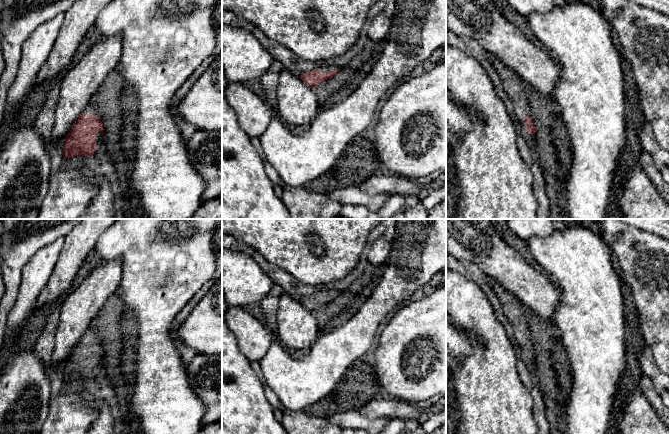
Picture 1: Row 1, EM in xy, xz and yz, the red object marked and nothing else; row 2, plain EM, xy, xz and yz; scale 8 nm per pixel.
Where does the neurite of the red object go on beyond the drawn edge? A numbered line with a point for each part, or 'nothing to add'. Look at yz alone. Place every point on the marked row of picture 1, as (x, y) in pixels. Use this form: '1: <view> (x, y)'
1: yz (513, 87)

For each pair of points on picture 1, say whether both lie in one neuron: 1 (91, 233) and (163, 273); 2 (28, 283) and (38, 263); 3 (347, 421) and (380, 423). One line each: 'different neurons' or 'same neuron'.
1: different neurons
2: same neuron
3: same neuron

